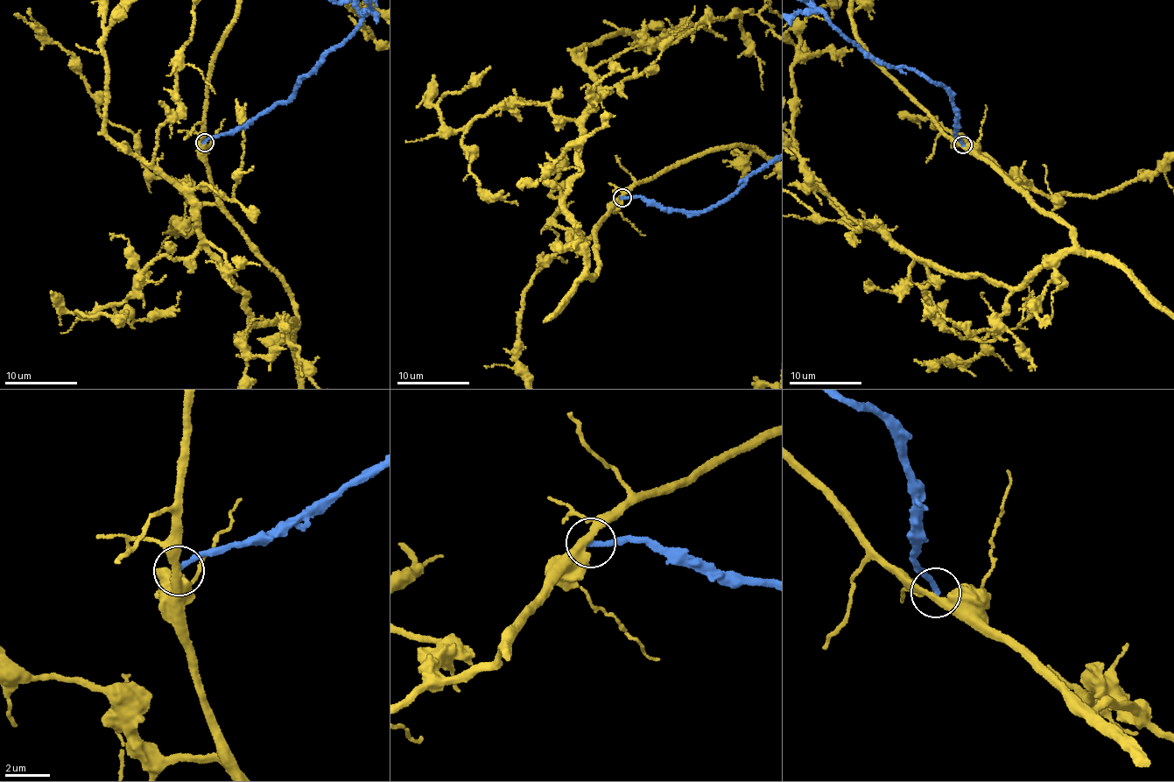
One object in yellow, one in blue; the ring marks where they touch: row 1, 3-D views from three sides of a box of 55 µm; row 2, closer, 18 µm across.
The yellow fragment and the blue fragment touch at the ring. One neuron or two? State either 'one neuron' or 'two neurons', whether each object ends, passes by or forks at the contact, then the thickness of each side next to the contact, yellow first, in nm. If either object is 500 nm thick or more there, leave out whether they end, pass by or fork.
two neurons; yellow passes by; blue ends there; 360 nm thick on the yellow side, 240 nm on the other

